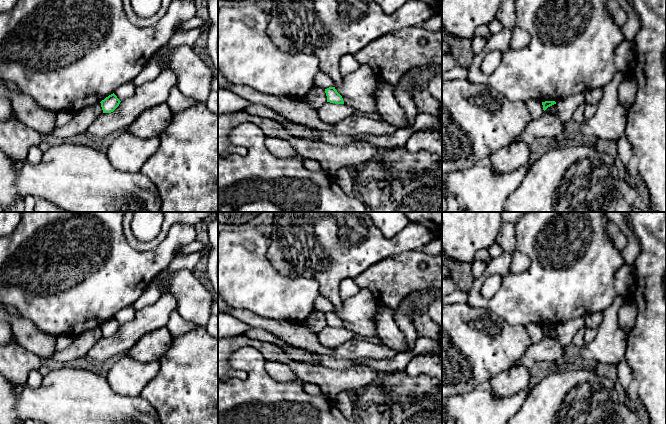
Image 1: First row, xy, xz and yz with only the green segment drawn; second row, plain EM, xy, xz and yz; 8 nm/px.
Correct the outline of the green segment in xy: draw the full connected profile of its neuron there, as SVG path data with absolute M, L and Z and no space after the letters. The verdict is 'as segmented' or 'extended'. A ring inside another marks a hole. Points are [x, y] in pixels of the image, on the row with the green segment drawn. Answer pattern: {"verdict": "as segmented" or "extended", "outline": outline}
{"verdict": "as segmented", "outline": "M114 93L109 95L100 102L103 113L113 112L119 106L120 102L121 101L117 98L117 96Z"}

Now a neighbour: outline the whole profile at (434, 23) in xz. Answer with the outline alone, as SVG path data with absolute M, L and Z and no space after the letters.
M436 13L421 25L426 30L441 30L442 28L442 14Z

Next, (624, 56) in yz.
M624 40L620 45L618 45L614 55L617 71L624 74L630 73L635 55L635 48L631 42Z

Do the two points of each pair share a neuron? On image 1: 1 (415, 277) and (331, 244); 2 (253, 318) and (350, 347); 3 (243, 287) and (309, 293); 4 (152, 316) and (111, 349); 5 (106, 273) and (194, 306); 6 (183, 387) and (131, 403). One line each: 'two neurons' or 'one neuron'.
1: two neurons
2: one neuron
3: one neuron
4: one neuron
5: two neurons
6: two neurons

